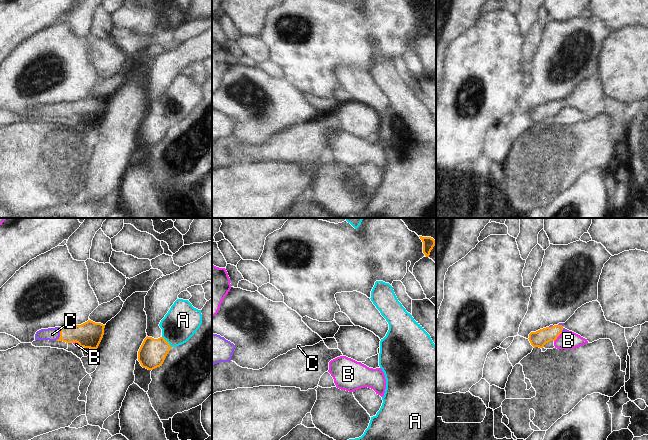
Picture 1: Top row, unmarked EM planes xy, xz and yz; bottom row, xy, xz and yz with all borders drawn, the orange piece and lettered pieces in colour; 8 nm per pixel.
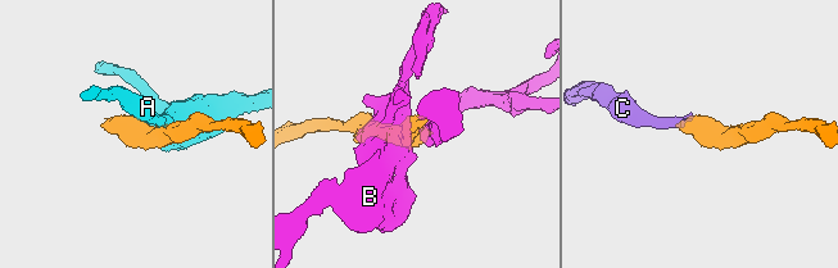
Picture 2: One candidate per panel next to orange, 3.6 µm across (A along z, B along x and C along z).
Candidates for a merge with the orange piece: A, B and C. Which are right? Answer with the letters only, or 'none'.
C

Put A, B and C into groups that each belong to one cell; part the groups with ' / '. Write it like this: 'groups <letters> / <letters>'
groups A / B / C

